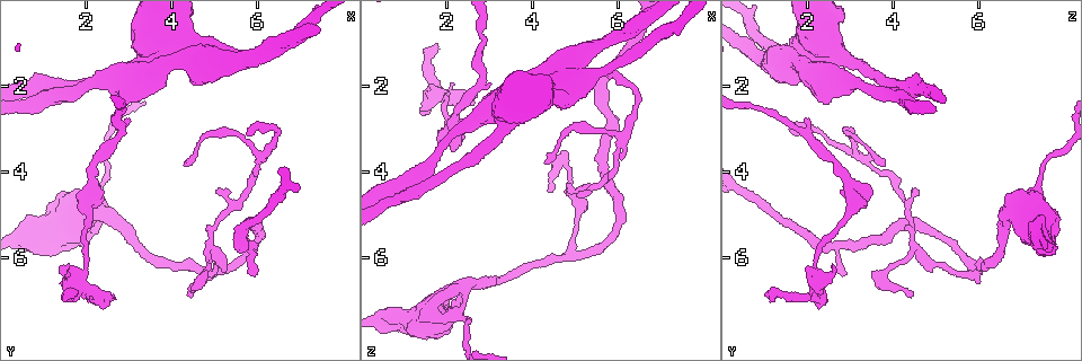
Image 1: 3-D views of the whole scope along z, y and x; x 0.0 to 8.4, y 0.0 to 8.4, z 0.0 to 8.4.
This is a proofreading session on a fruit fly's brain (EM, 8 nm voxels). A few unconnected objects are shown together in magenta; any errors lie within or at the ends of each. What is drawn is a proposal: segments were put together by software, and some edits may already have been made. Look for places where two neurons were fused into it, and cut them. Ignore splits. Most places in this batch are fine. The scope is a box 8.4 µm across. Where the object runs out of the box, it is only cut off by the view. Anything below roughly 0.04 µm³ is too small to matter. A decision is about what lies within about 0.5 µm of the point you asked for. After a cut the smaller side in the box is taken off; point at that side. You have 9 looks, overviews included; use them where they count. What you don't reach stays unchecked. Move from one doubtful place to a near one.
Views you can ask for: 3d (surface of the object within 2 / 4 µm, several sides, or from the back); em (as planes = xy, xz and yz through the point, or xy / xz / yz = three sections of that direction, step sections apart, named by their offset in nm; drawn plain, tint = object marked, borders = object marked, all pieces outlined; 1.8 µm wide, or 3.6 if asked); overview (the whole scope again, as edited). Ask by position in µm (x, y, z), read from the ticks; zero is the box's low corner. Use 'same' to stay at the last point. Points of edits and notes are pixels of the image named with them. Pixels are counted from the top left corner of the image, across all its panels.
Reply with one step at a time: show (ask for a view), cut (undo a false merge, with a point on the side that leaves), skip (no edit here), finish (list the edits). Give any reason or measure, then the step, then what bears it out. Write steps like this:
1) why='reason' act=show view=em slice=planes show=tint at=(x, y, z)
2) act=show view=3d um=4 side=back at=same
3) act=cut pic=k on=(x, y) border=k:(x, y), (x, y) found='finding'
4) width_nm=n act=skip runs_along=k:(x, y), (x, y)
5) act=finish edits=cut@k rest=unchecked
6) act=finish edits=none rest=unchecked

why='sudden change in width' act=show view=3d um=4 at=(4.85, 1.30, 1.50)

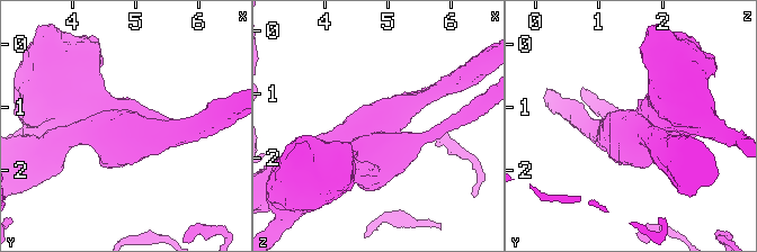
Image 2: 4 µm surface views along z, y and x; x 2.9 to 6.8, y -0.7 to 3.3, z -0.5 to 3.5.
act=show view=em slice=xy step=16 show=tint at=(4.90, 1.35, 1.55)

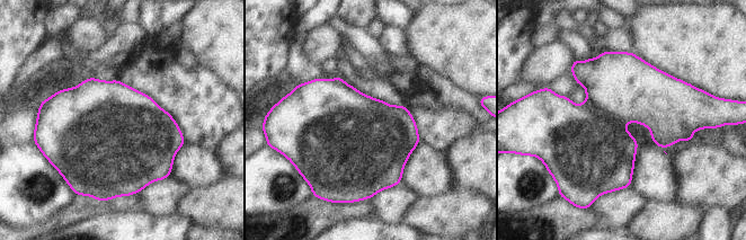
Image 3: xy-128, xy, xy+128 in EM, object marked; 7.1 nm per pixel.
width_nm=280 act=cut pic=3 on=(585, 147) border=3:(587, 99), (598, 114), (623, 124) found='two neurons meet here'

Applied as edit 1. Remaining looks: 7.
act=show view=overview

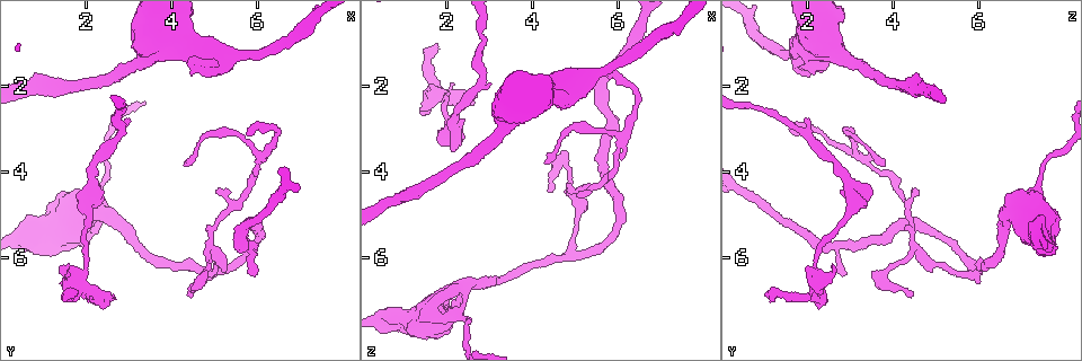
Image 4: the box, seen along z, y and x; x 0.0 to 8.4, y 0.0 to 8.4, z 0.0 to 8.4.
why='sudden change in width' act=show view=em slice=planes show=borders at=(1.25, 5.30, 7.40)

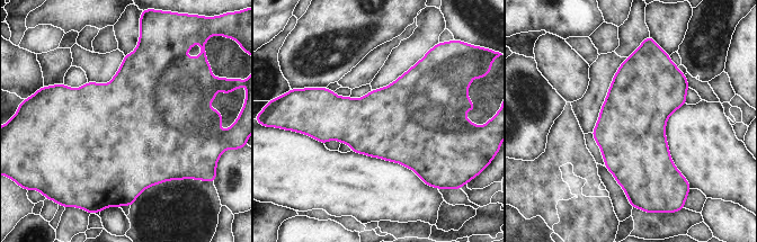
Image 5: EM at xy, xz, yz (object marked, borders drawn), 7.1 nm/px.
act=skip found='continuous, no second neuron'

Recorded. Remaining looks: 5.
why='a fork' act=show view=em slice=yz step=16 show=tint at=(4.85, 6.40, 5.90)

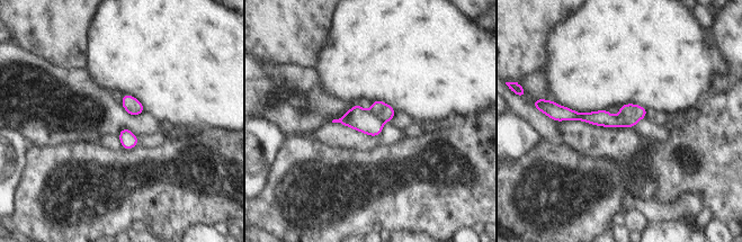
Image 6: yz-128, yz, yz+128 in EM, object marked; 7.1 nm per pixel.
why='another direction' act=show view=em slice=xz step=8 show=tint at=same

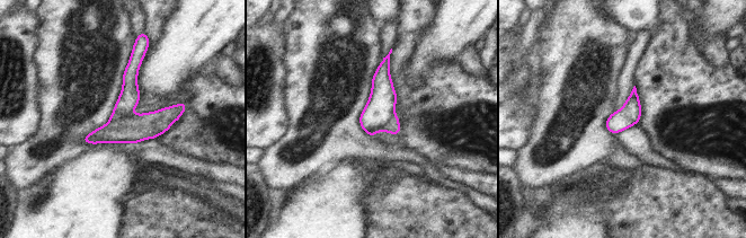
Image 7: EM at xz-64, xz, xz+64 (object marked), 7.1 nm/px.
width_nm=150 act=cut pic=7 on=(379, 109) border=7:(394, 114), (383, 124), (364, 130) found='a second neuron is stuck on'

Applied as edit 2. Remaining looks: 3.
why='a fork' act=show view=em slice=xz step=8 show=tint at=(1.75, 6.55, 2.25)

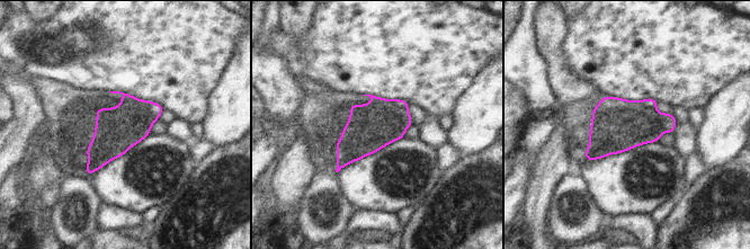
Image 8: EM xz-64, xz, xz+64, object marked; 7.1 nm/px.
width_nm=320 act=cut pic=8 on=(121, 127) border=8:(150, 101), (149, 109), (155, 119) found='a second neuron is stuck on'

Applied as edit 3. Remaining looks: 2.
act=finish edits=cut@3,cut@7,cut@8 rest=unchecked

